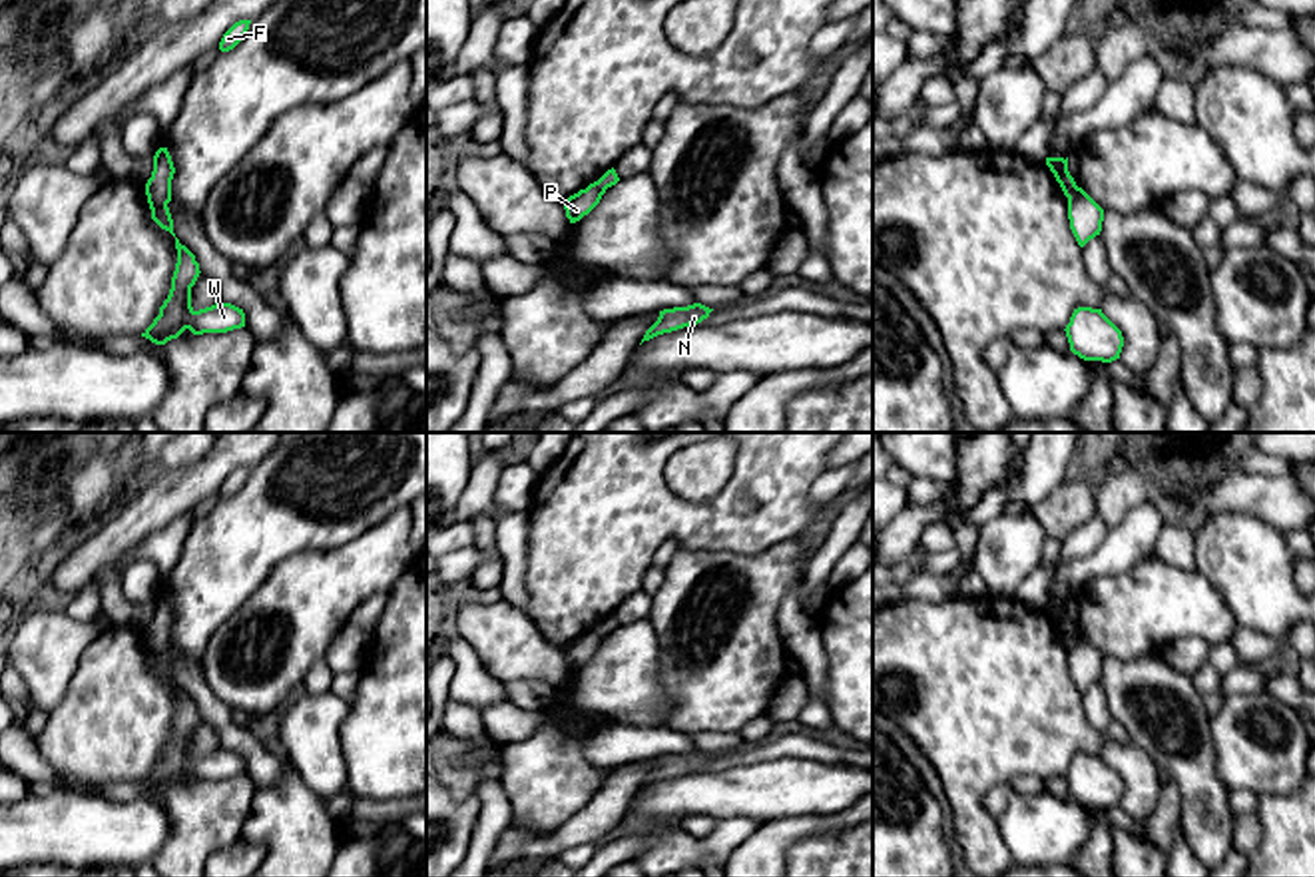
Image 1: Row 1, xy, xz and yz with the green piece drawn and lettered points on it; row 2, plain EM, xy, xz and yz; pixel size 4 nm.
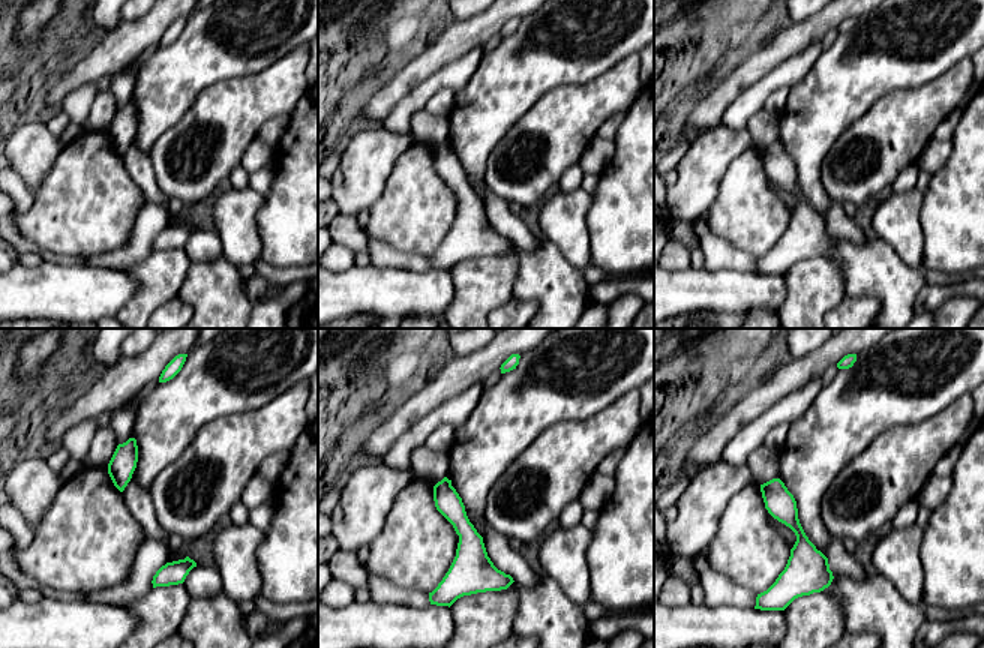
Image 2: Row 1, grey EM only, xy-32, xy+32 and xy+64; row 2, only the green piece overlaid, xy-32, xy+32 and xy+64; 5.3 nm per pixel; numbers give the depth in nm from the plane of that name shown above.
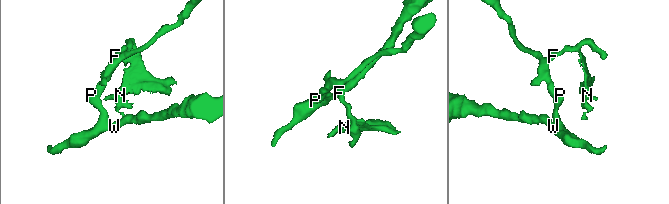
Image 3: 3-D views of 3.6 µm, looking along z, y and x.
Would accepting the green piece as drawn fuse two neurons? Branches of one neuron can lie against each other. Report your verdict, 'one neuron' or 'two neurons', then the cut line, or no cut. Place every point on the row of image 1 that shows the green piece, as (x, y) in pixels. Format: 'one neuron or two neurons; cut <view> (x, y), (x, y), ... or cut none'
two neurons; cut xy (146, 188), (166, 204)

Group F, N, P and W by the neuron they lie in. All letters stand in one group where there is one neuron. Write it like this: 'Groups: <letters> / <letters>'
Groups: F N / P W

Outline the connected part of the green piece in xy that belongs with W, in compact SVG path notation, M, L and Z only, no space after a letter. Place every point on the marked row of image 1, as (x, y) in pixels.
M177 237L175 249L177 263L171 277L169 295L159 307L159 315L141 333L141 337L149 339L155 345L165 345L167 341L177 339L185 329L189 329L193 335L203 335L227 333L245 327L243 309L231 303L219 301L199 311L191 307L191 287L201 273L199 263L195 261L195 255L179 243Z

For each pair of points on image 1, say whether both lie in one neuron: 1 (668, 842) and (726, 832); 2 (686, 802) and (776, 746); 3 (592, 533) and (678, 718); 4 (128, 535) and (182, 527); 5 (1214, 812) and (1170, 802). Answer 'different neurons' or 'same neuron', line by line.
1: same neuron
2: different neurons
3: different neurons
4: different neurons
5: different neurons

